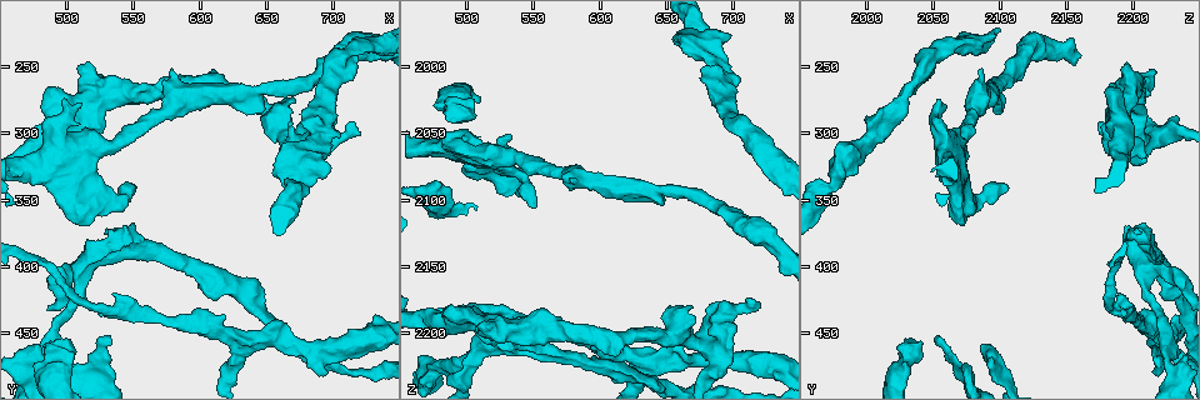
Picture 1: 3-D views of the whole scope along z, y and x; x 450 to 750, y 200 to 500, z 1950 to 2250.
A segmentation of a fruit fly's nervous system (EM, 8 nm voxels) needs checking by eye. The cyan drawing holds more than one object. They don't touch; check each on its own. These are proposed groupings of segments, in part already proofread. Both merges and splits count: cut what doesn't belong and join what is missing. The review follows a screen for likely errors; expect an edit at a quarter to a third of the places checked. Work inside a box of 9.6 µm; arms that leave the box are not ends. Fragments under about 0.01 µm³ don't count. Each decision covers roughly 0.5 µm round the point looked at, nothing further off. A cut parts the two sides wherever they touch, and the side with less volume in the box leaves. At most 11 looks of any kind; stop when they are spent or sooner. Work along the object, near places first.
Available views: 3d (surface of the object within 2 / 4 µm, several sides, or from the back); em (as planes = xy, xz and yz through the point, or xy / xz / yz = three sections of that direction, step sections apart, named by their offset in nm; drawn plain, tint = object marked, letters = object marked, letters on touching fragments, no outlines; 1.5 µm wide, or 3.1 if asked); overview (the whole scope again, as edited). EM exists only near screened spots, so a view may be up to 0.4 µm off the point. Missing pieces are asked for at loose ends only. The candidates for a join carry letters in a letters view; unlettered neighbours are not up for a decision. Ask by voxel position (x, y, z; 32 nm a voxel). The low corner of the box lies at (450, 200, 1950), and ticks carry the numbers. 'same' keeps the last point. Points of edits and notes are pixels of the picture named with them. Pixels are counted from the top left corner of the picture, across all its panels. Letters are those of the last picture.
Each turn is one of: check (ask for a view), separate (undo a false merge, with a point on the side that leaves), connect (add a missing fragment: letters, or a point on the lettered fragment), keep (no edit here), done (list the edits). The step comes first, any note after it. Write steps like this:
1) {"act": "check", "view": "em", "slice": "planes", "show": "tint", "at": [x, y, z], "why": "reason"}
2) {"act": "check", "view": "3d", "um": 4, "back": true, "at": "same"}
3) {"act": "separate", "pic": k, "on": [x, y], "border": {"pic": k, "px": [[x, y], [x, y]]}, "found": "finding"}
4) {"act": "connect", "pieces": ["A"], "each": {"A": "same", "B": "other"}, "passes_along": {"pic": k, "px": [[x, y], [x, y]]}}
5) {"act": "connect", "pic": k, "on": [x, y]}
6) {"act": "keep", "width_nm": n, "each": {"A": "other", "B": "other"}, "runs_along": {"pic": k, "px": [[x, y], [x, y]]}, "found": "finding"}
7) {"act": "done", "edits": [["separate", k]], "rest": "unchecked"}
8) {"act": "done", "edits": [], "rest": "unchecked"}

{"act": "check", "view": "em", "slice": "xz", "step": 4, "show": "plain", "at": [534, 452, 2050], "why": "an open end"}

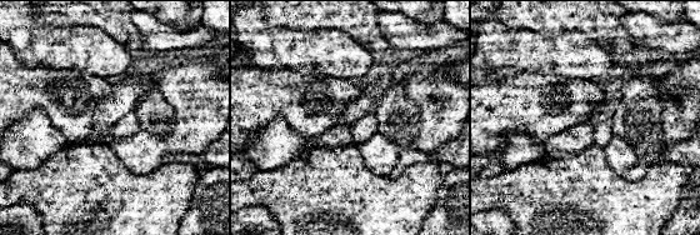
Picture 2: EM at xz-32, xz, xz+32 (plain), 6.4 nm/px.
{"act": "check", "view": "em", "slice": "xz", "step": 4, "show": "letters", "at": "same", "why": "what lies round it"}

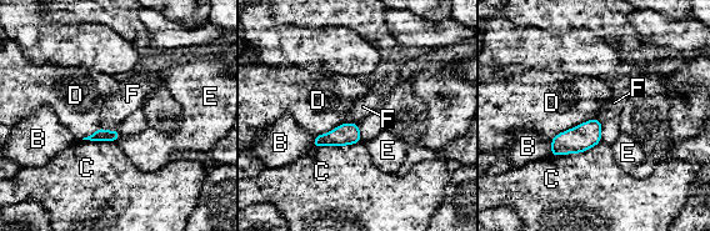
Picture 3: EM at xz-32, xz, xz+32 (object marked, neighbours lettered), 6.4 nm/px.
{"act": "keep", "longest_contact_nm": ["C", 340], "each": {"B": "other", "C": "other", "D": "other", "E": "other", "F": "other"}, "found": "no lettered fragment goes on from it"}

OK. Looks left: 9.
{"act": "check", "view": "3d", "um": 4, "at": [688, 288, 2000], "why": "branch stops here"}

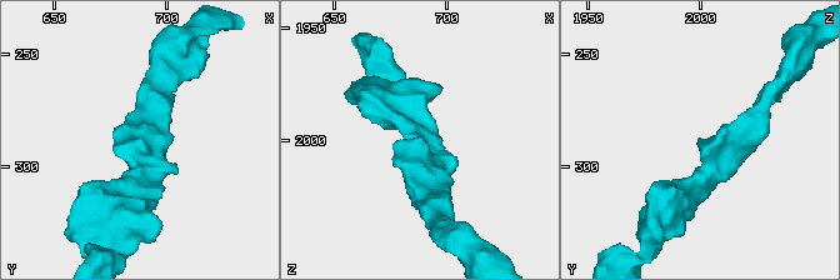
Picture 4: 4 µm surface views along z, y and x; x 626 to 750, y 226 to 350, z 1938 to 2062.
{"act": "check", "view": "em", "slice": "planes", "show": "plain", "at": [687, 289, 1999], "arm_widths_nm": [240, 300]}

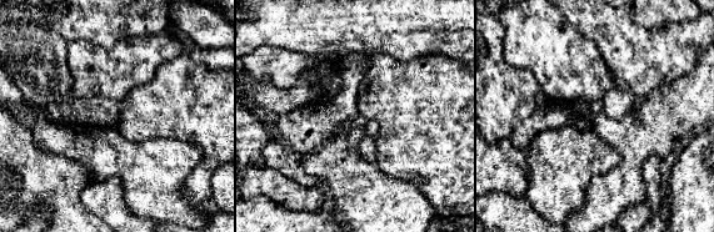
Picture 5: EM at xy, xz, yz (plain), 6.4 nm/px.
{"act": "check", "view": "em", "slice": "planes", "show": "letters", "at": "same"}

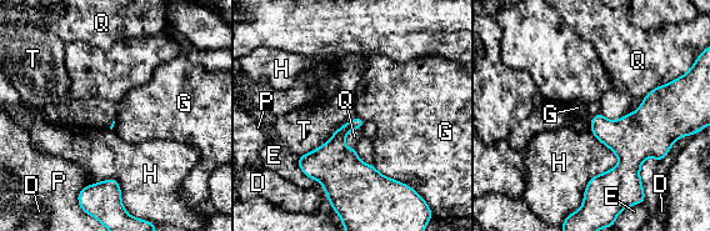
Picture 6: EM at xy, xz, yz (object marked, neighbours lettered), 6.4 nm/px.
{"act": "keep", "each": {"D": "other", "E": "other", "G": "other", "H": "other", "P": "other", "Q": "other", "T": "other"}, "found": "none of them fits"}

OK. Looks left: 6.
{"act": "check", "view": "3d", "um": 2, "at": [686, 340, 1978], "why": "an open end"}

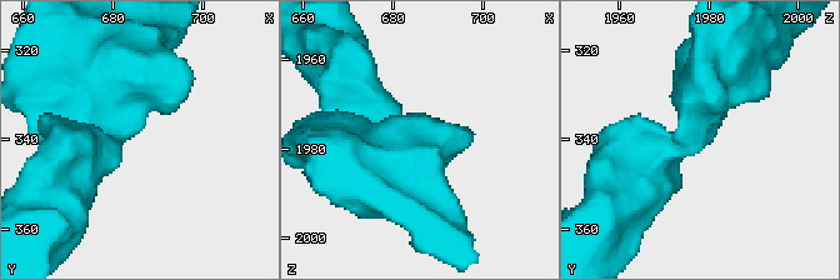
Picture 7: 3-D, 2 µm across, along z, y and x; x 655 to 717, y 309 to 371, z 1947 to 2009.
{"act": "check", "view": "em", "slice": "xy", "step": 8, "show": "letters", "at": [684, 339, 1979]}

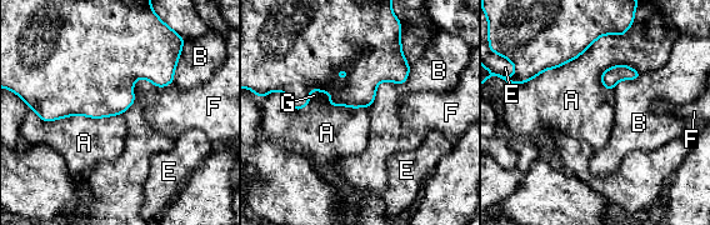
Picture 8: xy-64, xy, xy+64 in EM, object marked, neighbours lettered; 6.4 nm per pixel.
{"act": "check", "view": "em", "slice": "planes", "show": "letters", "at": "same"}

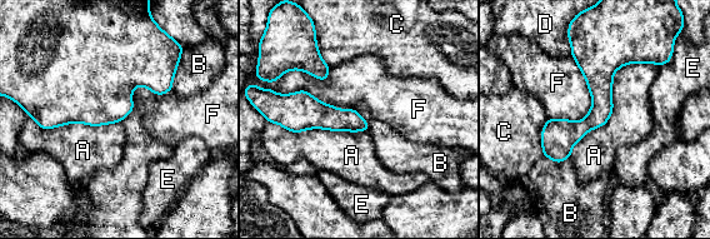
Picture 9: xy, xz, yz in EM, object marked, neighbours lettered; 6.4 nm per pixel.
{"act": "keep", "width_nm": 150, "longest_contact_nm": ["A", 800], "each": {"A": "other", "B": "other", "C": "other", "D": "other", "E": "other", "F": "other"}, "found": "none of them fits"}

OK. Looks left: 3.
{"act": "check", "view": "3d", "um": 4, "at": [548, 338, 2104], "why": "end of a long branch"}

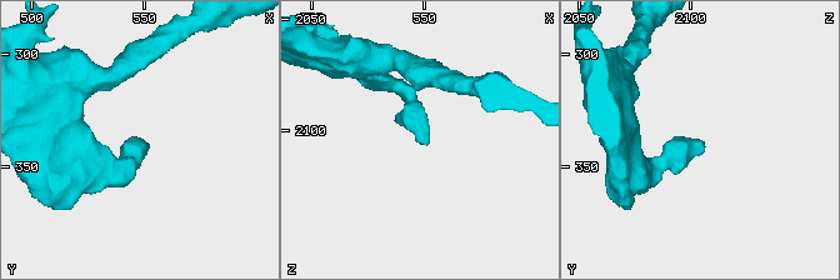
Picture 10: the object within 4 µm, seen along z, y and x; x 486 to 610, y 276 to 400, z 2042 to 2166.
{"act": "check", "view": "em", "slice": "xz", "step": 4, "show": "letters", "at": [551, 338, 2105]}

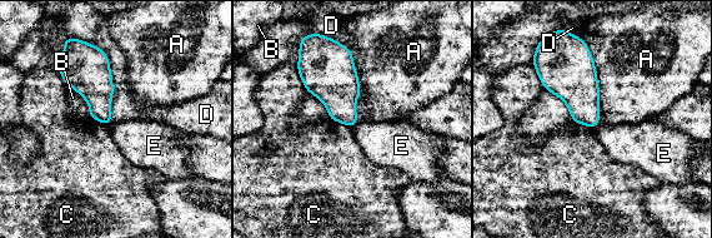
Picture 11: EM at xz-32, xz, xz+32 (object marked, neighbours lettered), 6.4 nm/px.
{"act": "check", "view": "em", "slice": "planes", "show": "letters", "at": "same", "why": "cut it another way"}

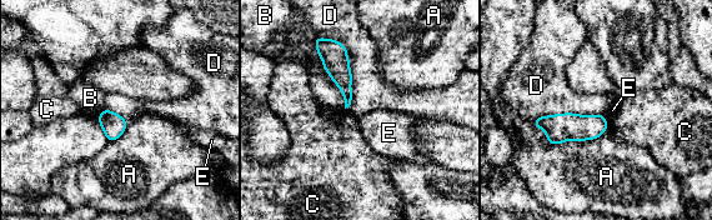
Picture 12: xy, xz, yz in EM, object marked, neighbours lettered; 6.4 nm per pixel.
{"act": "keep", "each": {"A": "other", "B": "other", "C": "other", "D": "other", "E": "other"}, "found": "none of them fits"}

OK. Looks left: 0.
{"act": "done", "edits": [], "rest": "unchecked"}

